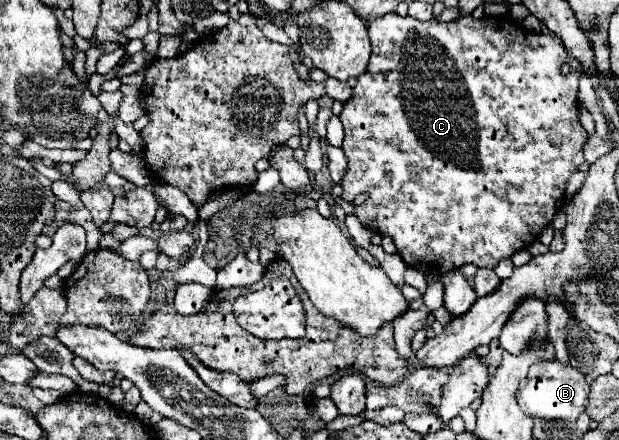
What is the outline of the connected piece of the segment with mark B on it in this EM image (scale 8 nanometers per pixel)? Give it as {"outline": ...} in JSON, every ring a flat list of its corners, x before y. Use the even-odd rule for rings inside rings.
{"outline":[[550,361,550,363,532,365,528,377,524,379,524,385,520,385,520,393,516,393,516,399,522,411,532,417,576,421,578,415,588,405,588,391,590,391,590,385,578,369,570,365,562,365,558,361]]}

